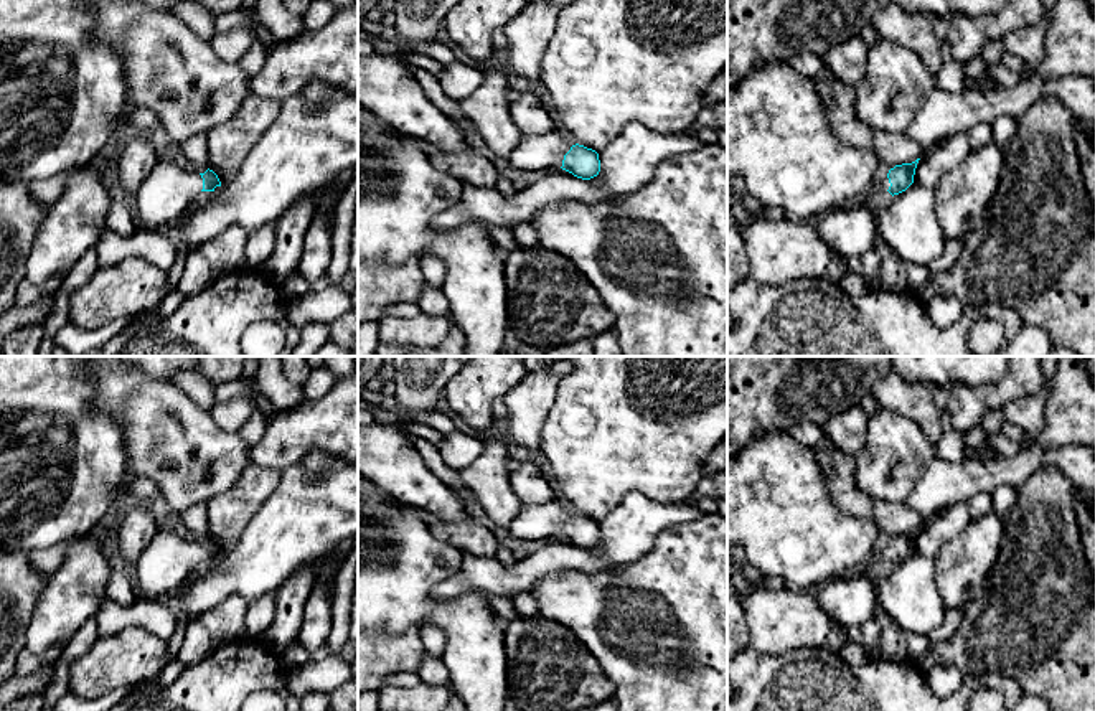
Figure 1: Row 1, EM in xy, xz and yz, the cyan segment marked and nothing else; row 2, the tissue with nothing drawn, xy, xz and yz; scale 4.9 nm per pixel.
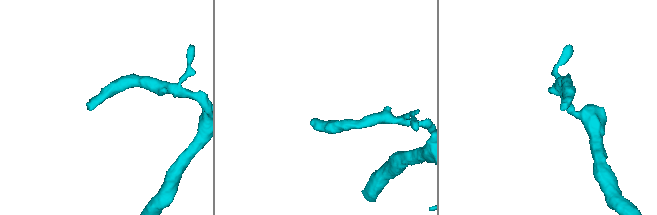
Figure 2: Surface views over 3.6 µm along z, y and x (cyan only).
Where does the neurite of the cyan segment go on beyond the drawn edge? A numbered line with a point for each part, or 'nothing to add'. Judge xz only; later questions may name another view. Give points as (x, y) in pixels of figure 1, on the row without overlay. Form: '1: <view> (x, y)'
1: xz (535, 522)

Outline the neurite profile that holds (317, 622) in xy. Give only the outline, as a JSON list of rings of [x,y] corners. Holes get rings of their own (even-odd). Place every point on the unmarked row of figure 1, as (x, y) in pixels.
[[[312,589],[305,610],[298,642],[307,652],[315,652],[327,643],[331,633],[333,612],[331,599],[327,599],[323,592]]]

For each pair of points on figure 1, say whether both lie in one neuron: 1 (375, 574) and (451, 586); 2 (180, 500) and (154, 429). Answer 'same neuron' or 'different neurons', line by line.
1: different neurons
2: same neuron

